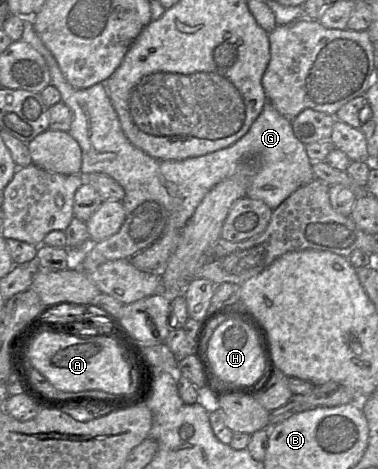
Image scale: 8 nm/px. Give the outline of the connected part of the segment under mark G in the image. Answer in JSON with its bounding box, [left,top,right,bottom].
[20,18,316,234]

